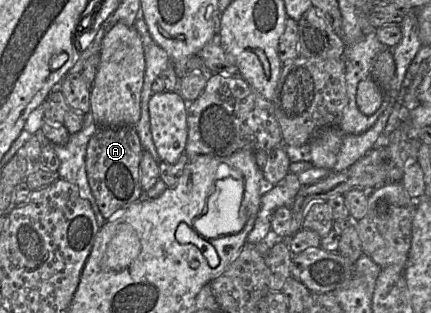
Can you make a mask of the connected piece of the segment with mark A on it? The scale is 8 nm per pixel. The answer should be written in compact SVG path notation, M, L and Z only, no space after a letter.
M98 127L90 138L86 151L86 172L92 194L105 220L143 196L140 185L142 153L135 127Z

